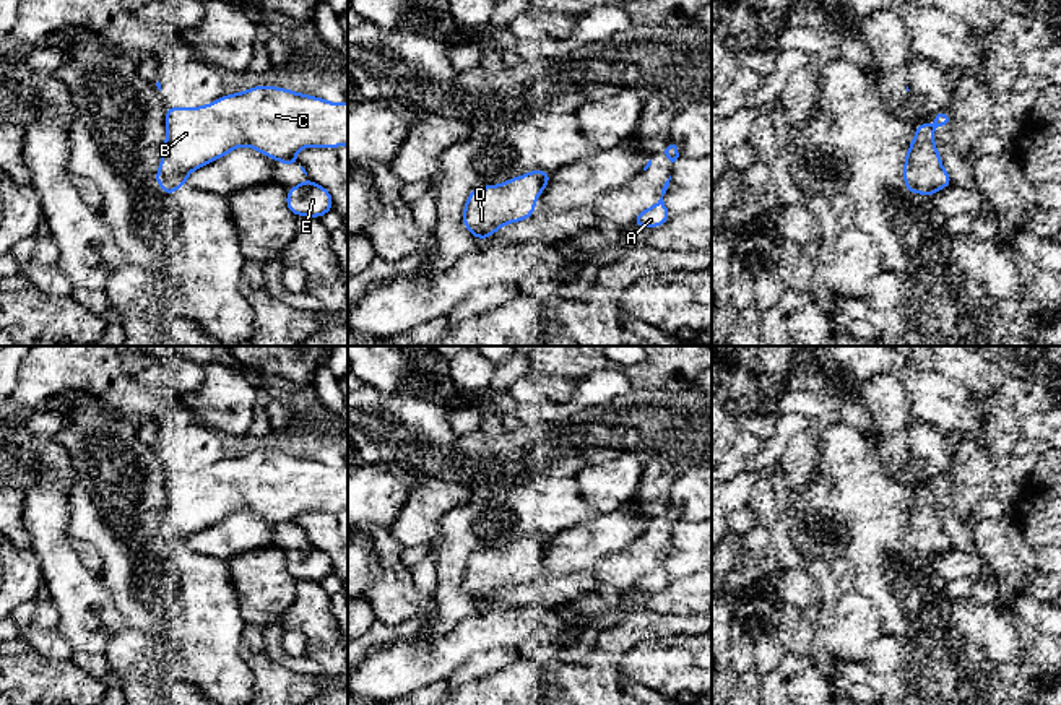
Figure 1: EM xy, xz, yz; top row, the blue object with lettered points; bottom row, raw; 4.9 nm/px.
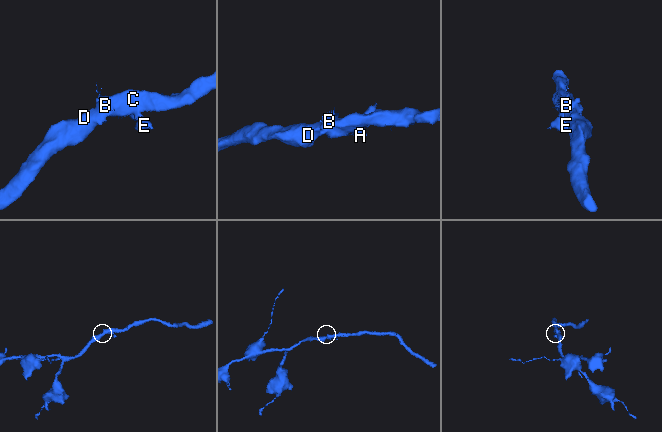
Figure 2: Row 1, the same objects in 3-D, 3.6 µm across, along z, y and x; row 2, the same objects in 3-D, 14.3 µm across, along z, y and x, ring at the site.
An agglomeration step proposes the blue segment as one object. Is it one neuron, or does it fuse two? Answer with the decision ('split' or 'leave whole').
leave whole

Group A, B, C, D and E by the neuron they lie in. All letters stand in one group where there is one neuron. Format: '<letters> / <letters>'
A B C D E

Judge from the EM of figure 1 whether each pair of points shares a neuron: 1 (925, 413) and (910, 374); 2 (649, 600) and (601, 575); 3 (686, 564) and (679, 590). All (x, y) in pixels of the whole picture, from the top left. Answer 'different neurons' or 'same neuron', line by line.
1: same neuron
2: different neurons
3: different neurons

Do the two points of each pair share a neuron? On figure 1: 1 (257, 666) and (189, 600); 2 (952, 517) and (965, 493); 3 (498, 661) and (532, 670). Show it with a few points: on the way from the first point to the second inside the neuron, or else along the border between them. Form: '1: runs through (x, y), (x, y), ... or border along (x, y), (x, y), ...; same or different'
1: border along (244, 624), (239, 655), (247, 665), (254, 684); different
2: border along (954, 506), (965, 517); different
3: border along (507, 663), (494, 673), (473, 681); different

